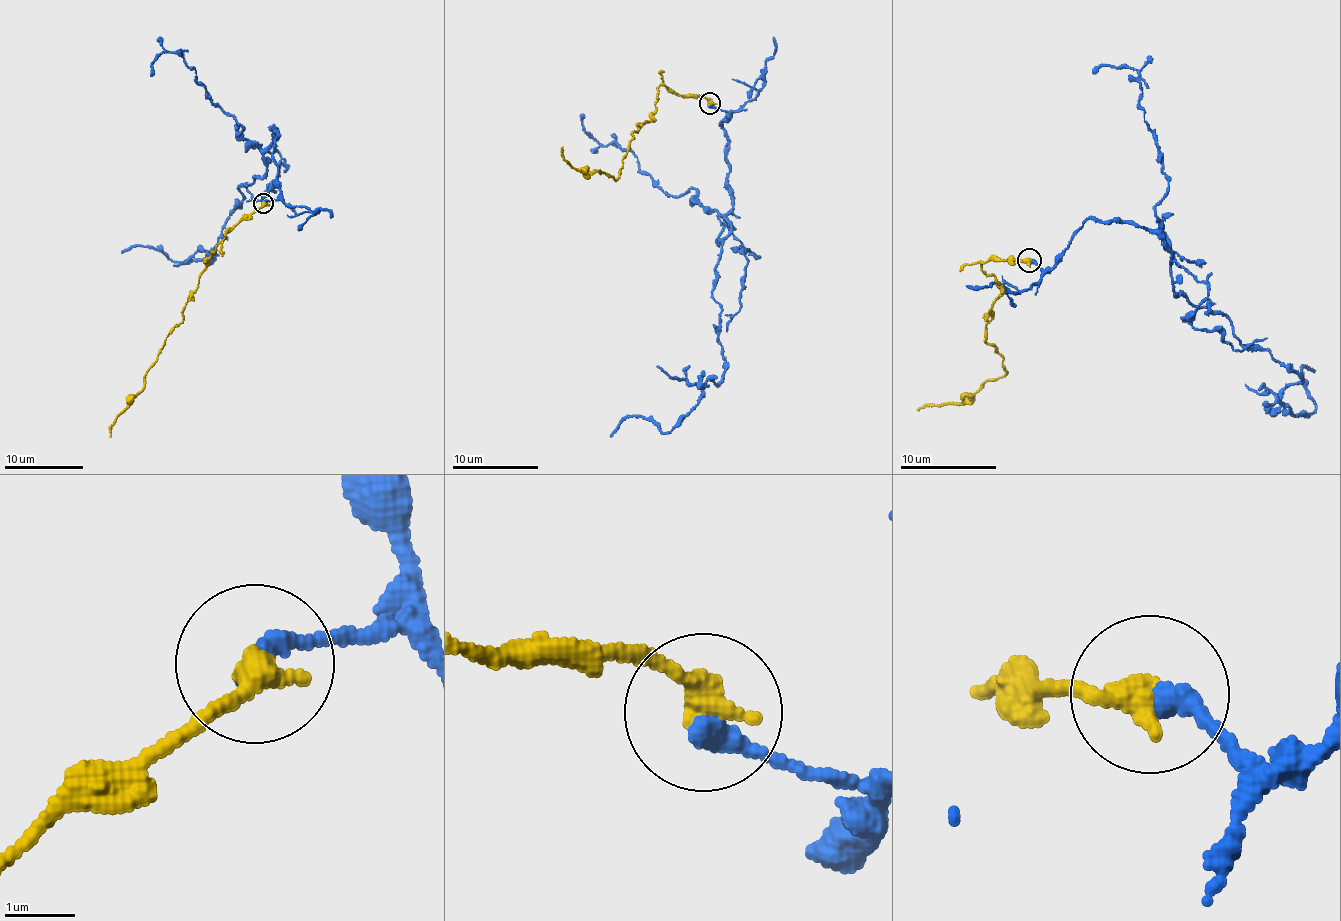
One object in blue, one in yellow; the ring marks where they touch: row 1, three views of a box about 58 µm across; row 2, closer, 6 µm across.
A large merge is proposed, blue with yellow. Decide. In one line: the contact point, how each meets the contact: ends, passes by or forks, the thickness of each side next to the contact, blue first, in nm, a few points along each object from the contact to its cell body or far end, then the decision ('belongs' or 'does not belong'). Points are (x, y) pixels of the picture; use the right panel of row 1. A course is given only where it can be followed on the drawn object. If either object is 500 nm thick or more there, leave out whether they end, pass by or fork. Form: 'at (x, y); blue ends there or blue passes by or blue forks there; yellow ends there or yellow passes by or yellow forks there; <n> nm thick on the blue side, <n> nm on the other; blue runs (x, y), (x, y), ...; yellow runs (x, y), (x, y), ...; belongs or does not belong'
at (1029, 260); blue ends there; yellow ends there; 360 nm thick on the blue side, 400 nm on the other; blue runs (1028, 261), (1134, 222), (1174, 294), (1300, 380), (1294, 415), (1313, 372); yellow runs (1028, 261), (994, 257), (980, 264), (1000, 287), (985, 340), (995, 346), (1006, 373), (970, 398), (916, 409); does not belong

